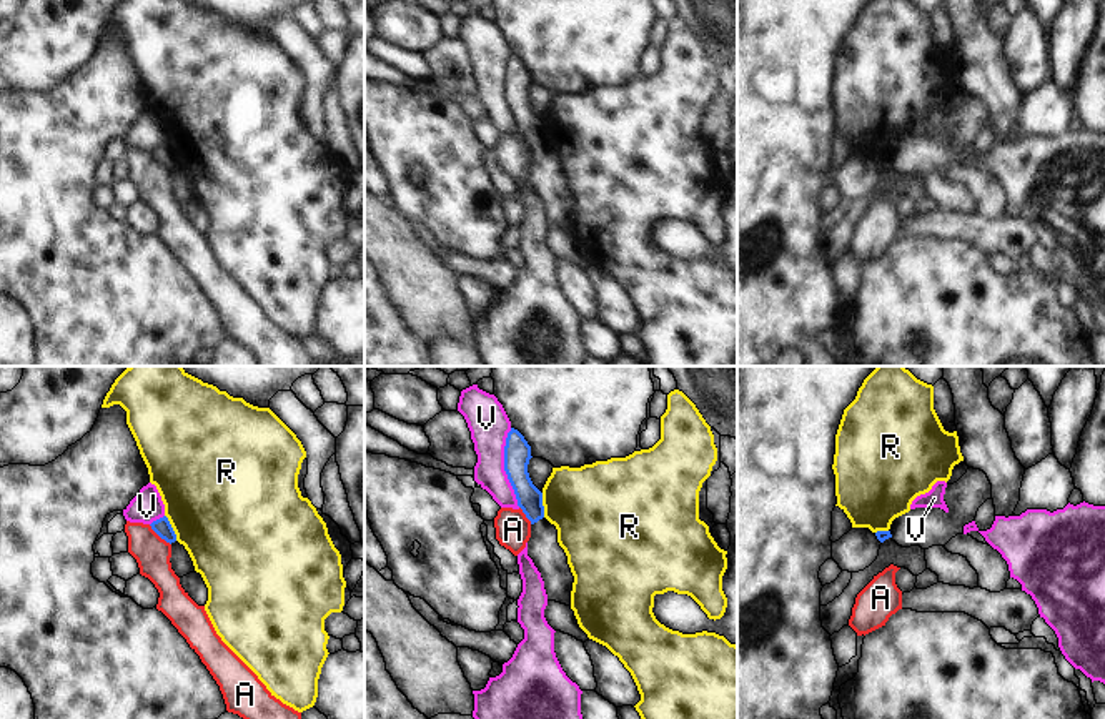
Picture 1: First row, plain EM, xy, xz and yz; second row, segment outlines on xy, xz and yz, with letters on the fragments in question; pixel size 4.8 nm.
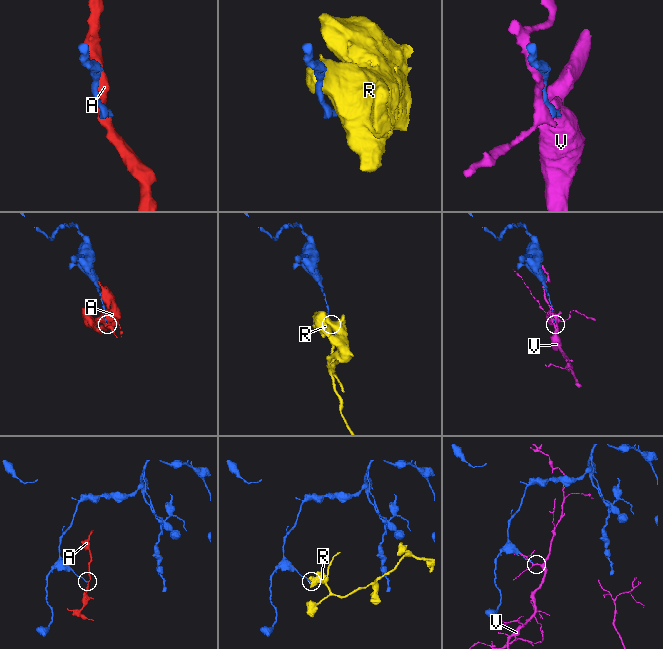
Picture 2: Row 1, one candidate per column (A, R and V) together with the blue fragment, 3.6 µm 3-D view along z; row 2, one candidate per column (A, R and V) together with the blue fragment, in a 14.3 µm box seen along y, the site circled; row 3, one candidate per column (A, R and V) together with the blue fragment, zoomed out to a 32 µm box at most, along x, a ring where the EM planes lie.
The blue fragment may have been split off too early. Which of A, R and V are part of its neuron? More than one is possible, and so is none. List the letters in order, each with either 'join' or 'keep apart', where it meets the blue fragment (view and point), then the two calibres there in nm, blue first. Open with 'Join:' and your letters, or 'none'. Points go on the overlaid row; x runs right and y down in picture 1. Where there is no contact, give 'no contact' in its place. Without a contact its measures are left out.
Join: none
A: keep apart; contact xy (160, 536); calibres 90 and 170 nm
R: keep apart; contact xy (172, 528); calibres 90 and 500 nm
V: keep apart; contact xz (505, 468); calibres 130 and 190 nm

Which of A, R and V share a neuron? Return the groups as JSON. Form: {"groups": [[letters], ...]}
{"groups": [["A"], ["R"], ["V"]]}

